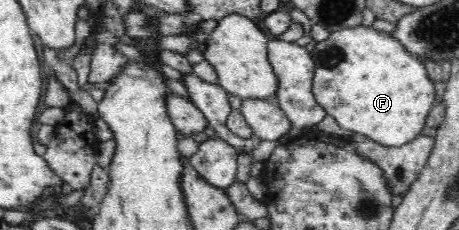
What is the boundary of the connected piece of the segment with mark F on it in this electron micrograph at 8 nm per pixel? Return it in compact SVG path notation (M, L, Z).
M361 25L331 31L326 41L314 42L310 93L343 129L377 144L401 146L422 134L437 91L425 65L415 56L401 53L389 39L384 31Z

